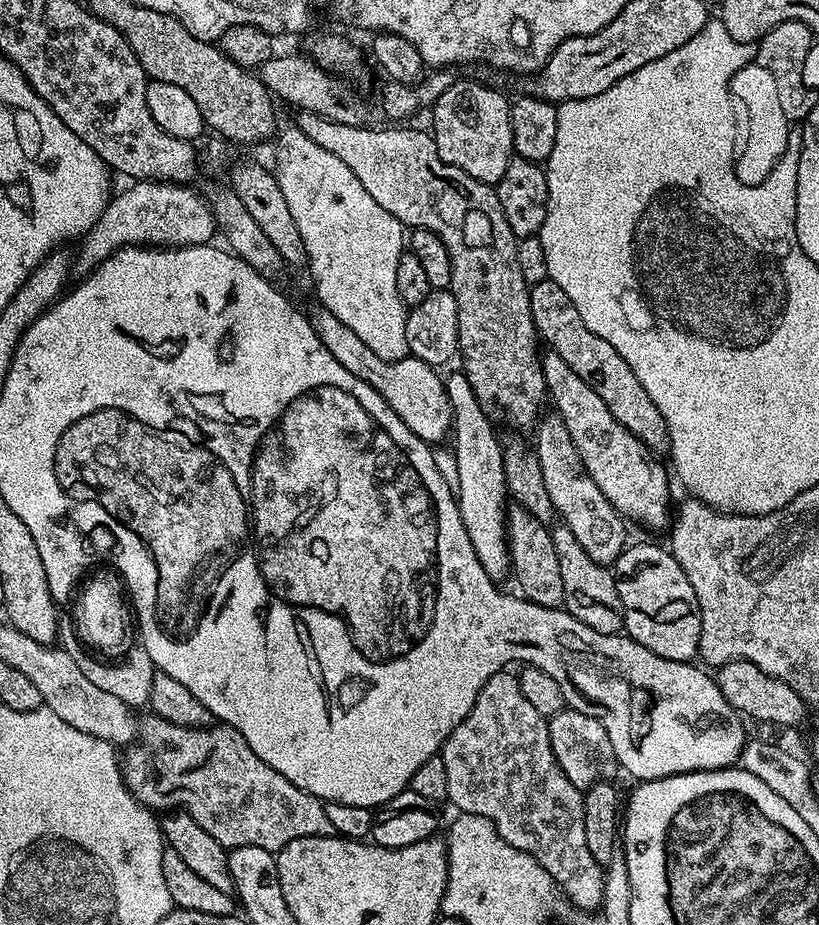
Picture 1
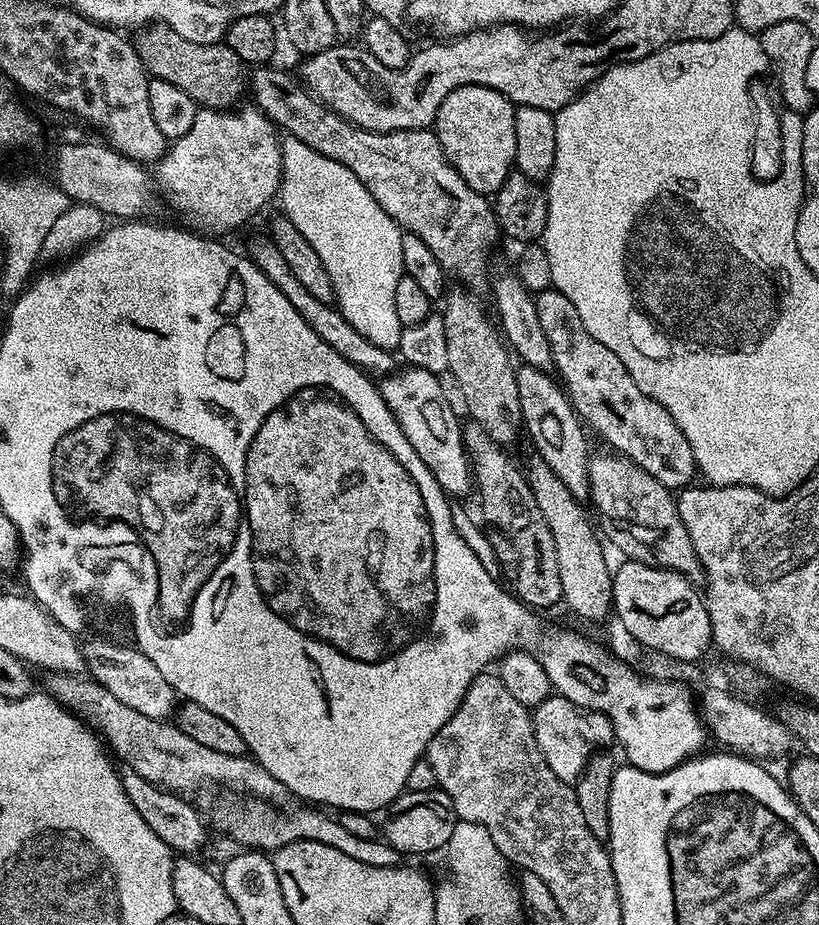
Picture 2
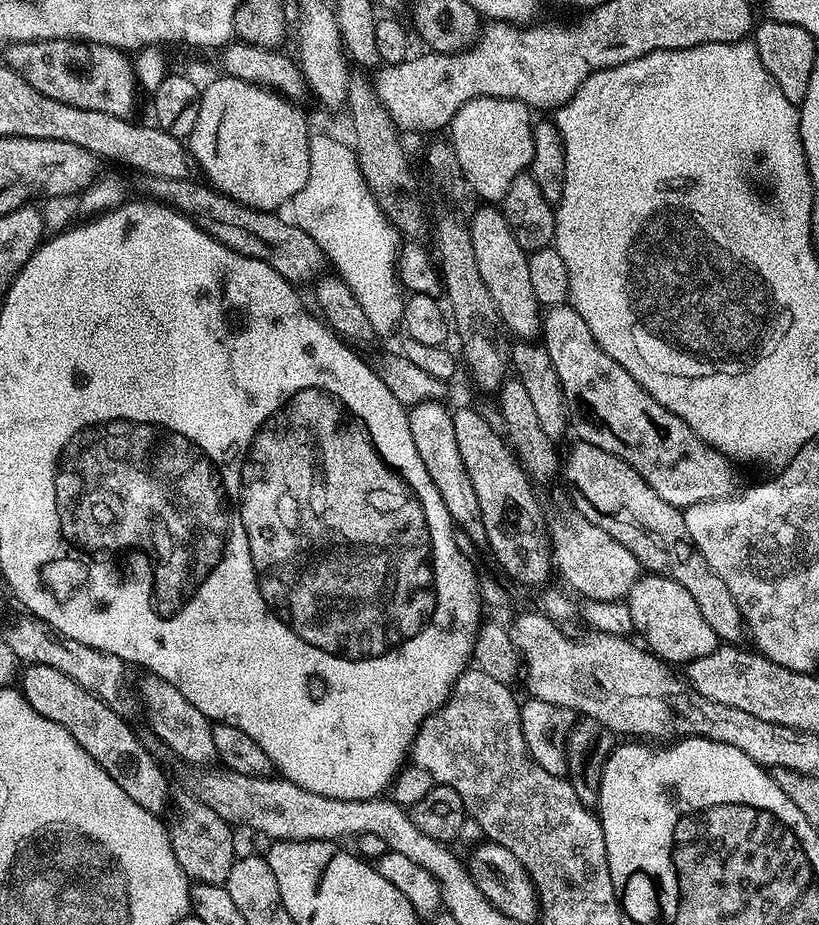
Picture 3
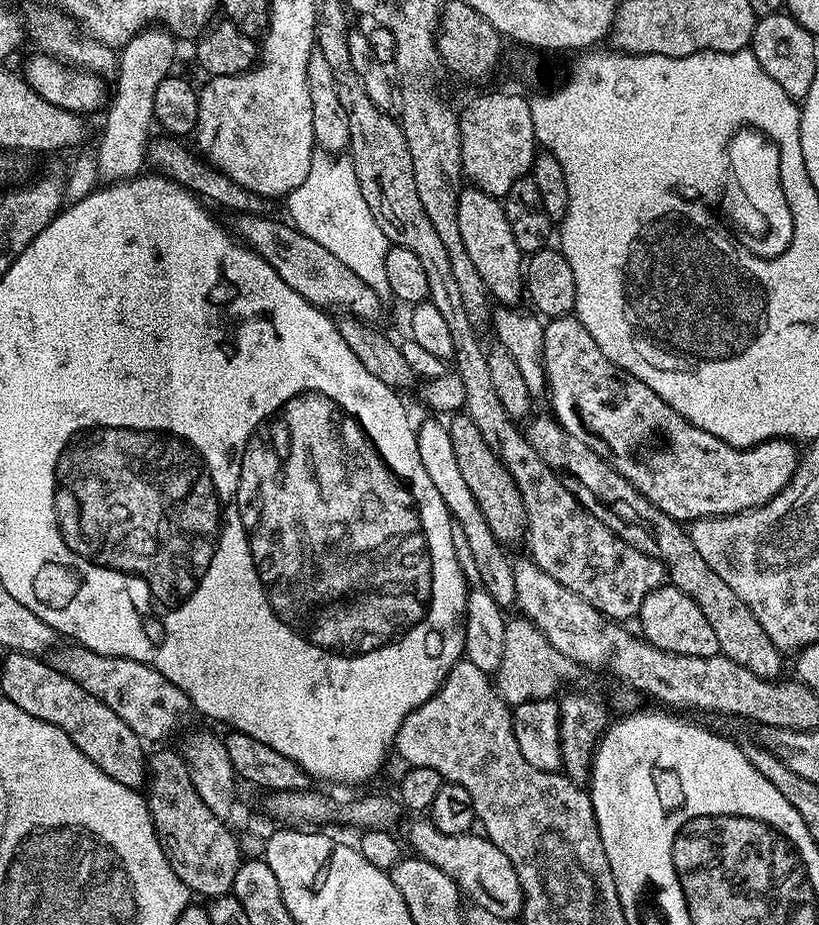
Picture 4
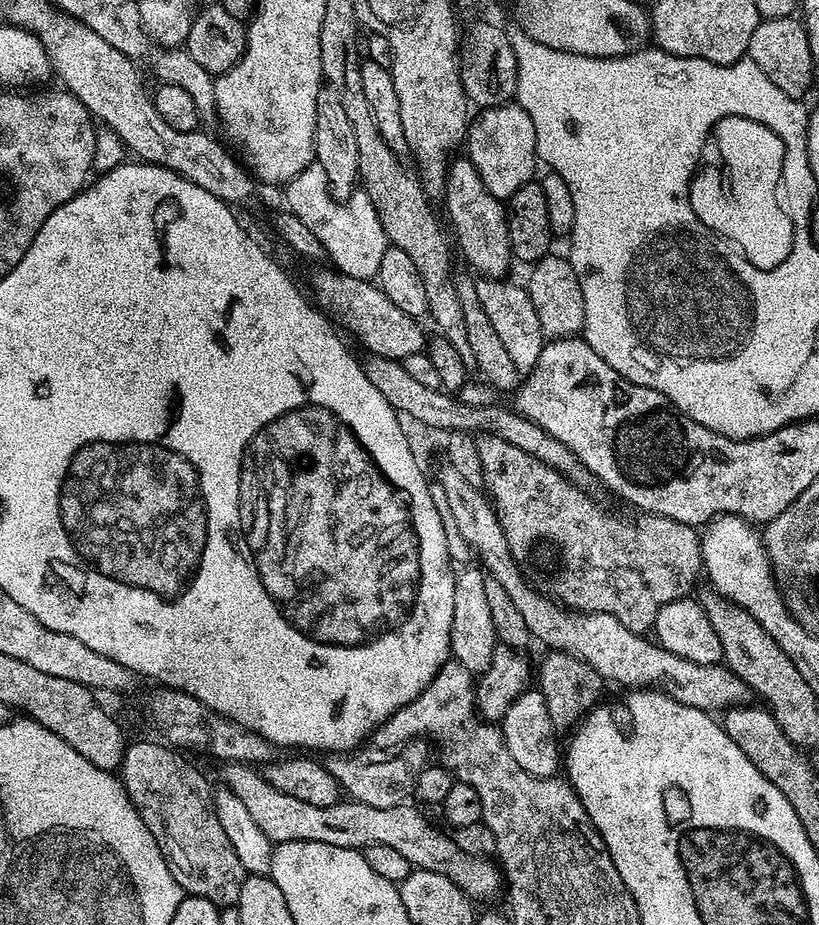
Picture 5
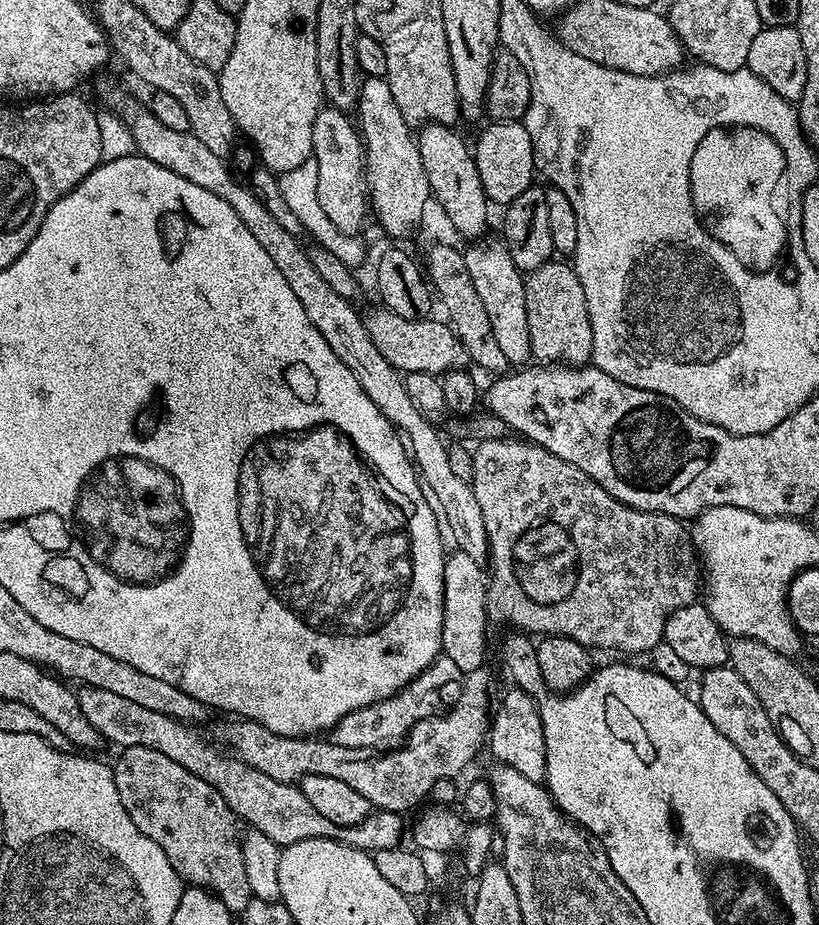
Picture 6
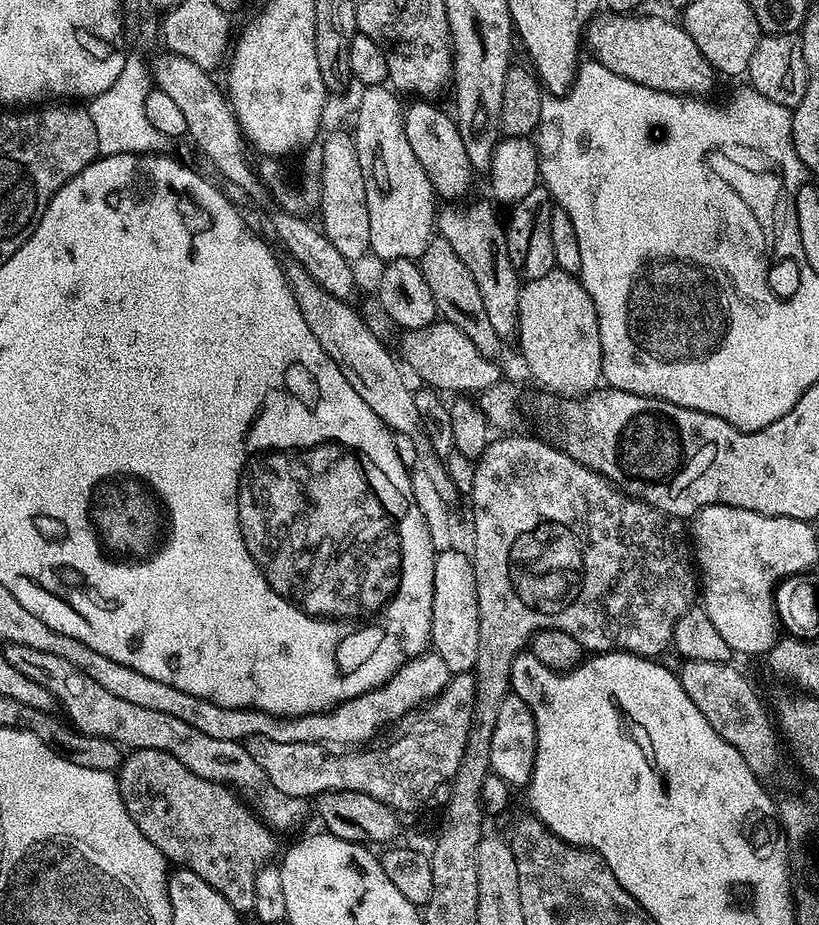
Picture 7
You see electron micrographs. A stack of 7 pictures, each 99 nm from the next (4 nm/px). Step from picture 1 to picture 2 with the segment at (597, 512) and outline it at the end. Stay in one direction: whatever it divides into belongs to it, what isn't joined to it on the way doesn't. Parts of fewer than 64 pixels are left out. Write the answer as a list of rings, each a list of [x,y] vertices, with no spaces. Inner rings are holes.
[[[520,364],[516,368],[516,381],[518,382],[518,402],[522,406],[522,418],[526,425],[526,434],[532,438],[535,453],[566,482],[570,494],[584,502],[589,499],[588,494],[588,461],[590,451],[588,452],[588,436],[585,425],[579,416],[576,415],[576,409],[572,406],[572,401],[568,399],[568,393],[564,391],[559,379],[551,371],[543,372],[529,364]]]

